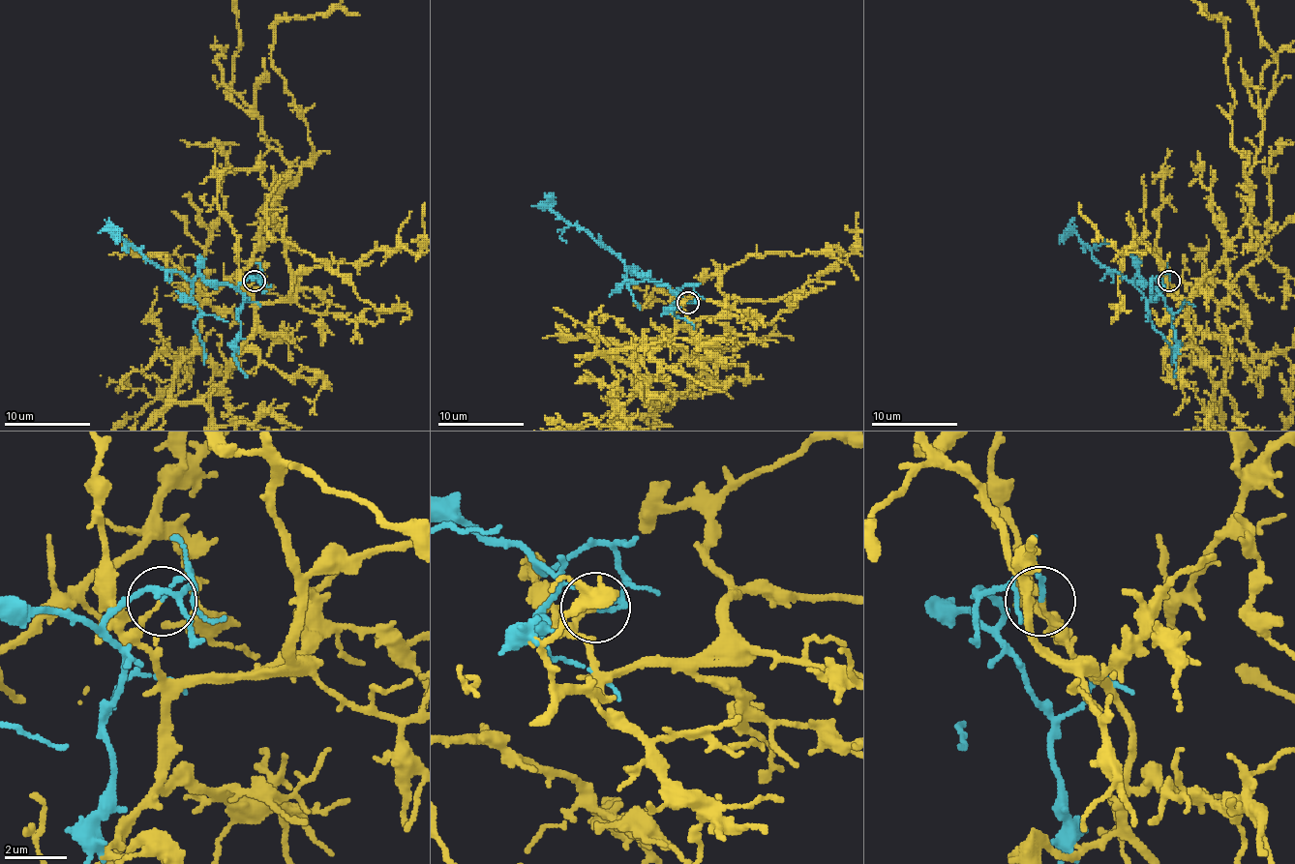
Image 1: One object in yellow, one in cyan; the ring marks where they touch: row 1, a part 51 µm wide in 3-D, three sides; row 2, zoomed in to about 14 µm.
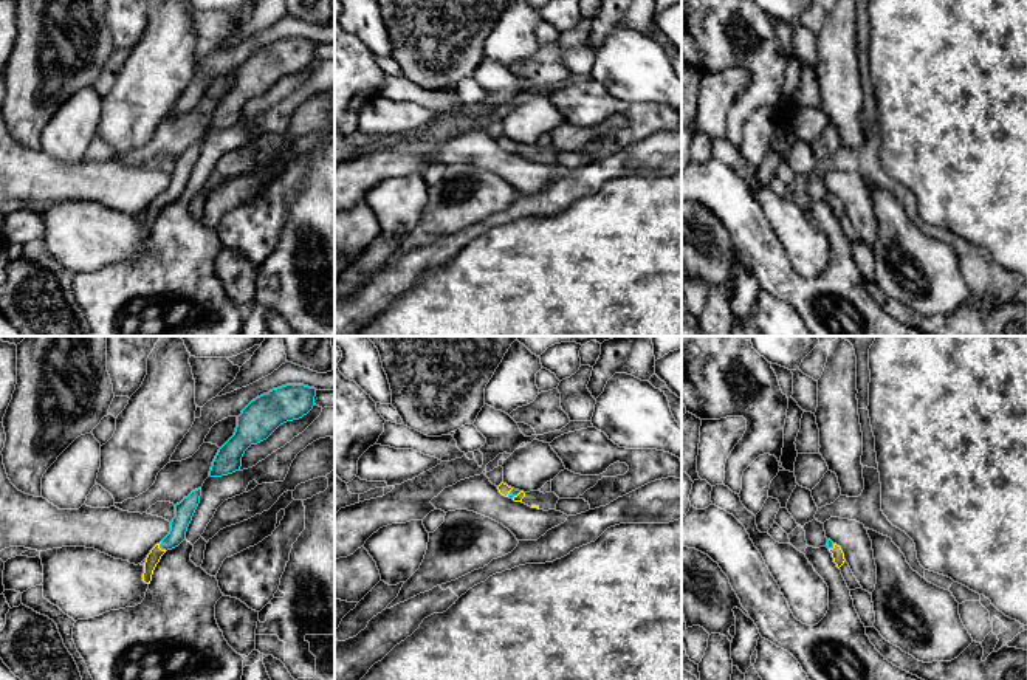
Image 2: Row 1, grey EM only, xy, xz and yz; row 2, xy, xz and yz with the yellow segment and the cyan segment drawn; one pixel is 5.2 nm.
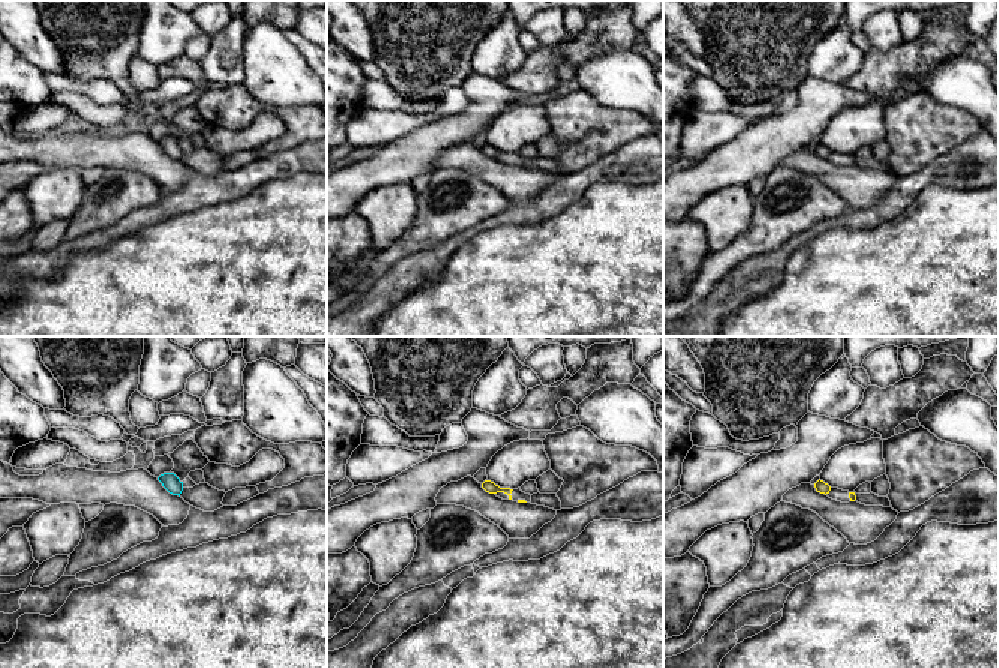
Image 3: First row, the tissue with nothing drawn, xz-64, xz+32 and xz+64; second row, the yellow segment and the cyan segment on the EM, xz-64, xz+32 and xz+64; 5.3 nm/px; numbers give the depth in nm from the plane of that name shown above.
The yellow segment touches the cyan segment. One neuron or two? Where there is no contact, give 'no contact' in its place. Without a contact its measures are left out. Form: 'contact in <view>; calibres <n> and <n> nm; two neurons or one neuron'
contact in xy; calibres 70 and 100 nm; one neuron

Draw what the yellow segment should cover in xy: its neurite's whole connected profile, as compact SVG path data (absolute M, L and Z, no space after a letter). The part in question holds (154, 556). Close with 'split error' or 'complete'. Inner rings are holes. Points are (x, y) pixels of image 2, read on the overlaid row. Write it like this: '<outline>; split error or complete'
M201 488L192 491L180 503L175 505L175 517L170 522L169 534L156 544L146 558L143 581L150 584L153 570L160 562L161 556L175 547L178 547L186 539L187 527L192 516L200 503Z; split error

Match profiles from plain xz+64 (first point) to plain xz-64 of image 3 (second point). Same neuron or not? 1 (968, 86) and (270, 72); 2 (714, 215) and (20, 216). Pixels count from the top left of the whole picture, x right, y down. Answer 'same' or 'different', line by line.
1: same
2: different

